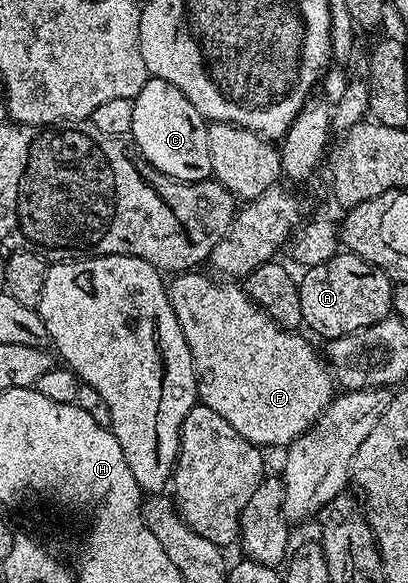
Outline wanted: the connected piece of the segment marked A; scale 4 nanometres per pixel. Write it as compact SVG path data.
M336 253L329 261L308 267L302 274L298 284L303 323L311 326L323 341L365 329L392 314L392 279L360 255Z

